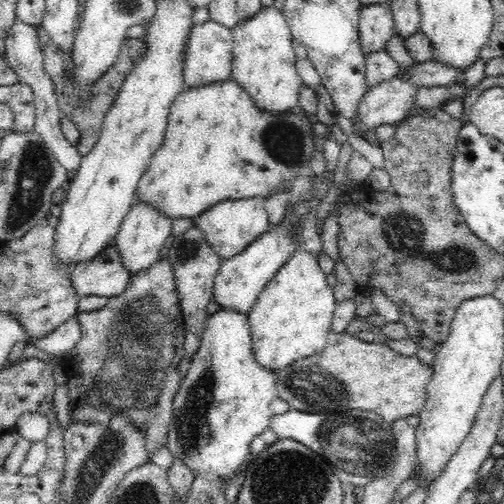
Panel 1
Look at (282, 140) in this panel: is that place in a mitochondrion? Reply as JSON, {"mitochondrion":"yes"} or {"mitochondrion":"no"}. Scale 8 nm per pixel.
{"mitochondrion":"yes"}

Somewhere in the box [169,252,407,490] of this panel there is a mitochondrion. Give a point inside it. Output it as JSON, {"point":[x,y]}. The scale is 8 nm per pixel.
{"point":[358,445]}

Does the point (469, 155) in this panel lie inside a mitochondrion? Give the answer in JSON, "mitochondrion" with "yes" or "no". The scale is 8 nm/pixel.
{"mitochondrion":"no"}

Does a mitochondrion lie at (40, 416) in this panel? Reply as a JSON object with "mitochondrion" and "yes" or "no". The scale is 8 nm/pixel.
{"mitochondrion":"no"}

